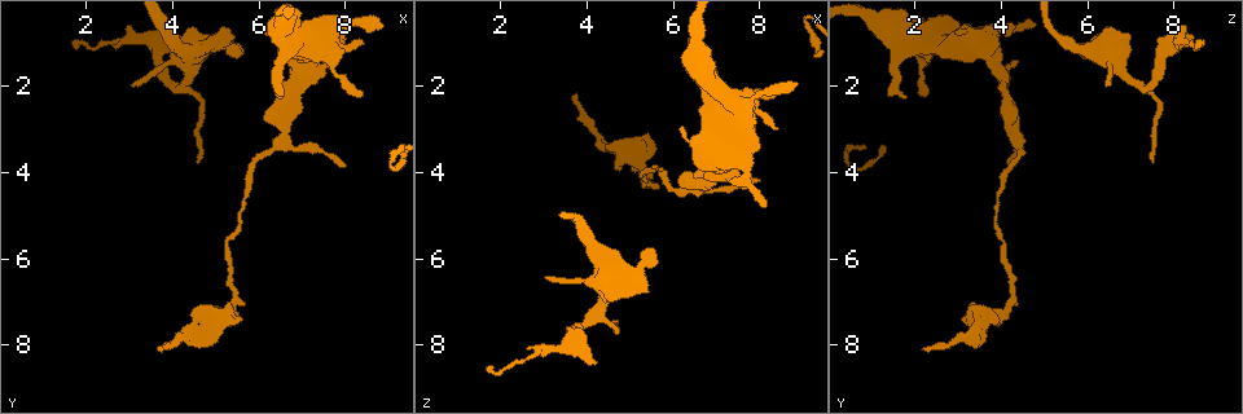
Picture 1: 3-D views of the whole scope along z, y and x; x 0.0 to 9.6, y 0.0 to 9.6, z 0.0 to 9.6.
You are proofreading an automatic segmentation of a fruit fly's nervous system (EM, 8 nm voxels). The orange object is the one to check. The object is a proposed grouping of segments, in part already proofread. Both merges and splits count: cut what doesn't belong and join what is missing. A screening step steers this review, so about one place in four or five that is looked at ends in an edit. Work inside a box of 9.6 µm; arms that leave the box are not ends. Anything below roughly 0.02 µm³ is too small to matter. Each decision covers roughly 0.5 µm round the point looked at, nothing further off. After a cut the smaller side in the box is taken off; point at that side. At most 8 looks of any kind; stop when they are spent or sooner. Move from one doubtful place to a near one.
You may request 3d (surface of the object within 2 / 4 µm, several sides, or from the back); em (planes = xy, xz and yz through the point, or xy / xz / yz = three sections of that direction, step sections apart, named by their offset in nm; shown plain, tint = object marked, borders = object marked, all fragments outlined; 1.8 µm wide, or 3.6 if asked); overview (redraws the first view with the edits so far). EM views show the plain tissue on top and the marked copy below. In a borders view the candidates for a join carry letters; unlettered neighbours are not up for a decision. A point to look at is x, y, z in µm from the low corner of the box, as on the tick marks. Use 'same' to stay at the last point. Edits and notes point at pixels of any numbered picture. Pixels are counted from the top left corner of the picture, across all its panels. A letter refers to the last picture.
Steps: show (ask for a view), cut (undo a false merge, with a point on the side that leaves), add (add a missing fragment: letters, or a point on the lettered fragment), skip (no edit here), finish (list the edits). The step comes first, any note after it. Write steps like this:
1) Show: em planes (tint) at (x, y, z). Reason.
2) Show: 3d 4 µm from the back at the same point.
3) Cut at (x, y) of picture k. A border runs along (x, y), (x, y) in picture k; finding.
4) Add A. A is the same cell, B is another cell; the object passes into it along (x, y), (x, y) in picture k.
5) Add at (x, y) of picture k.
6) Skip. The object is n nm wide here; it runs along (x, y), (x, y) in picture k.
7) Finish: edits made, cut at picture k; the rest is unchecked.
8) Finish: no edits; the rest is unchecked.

Show: 3d 4 µm at (3.80, 8.15, 2.15). An open end.

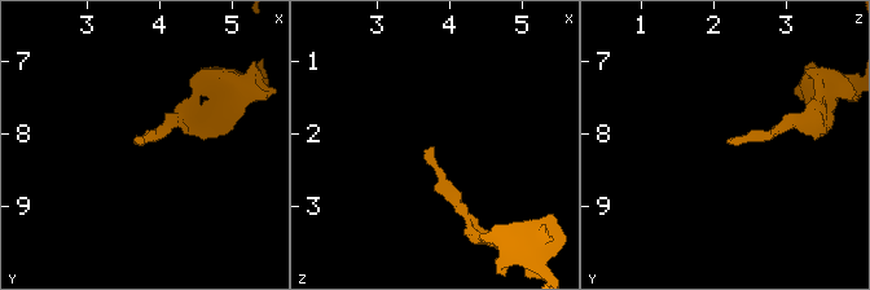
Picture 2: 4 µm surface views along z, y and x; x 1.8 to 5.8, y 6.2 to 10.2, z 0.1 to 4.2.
Show: em yz step 4 (borders) at (3.75, 8.15, 2.15).

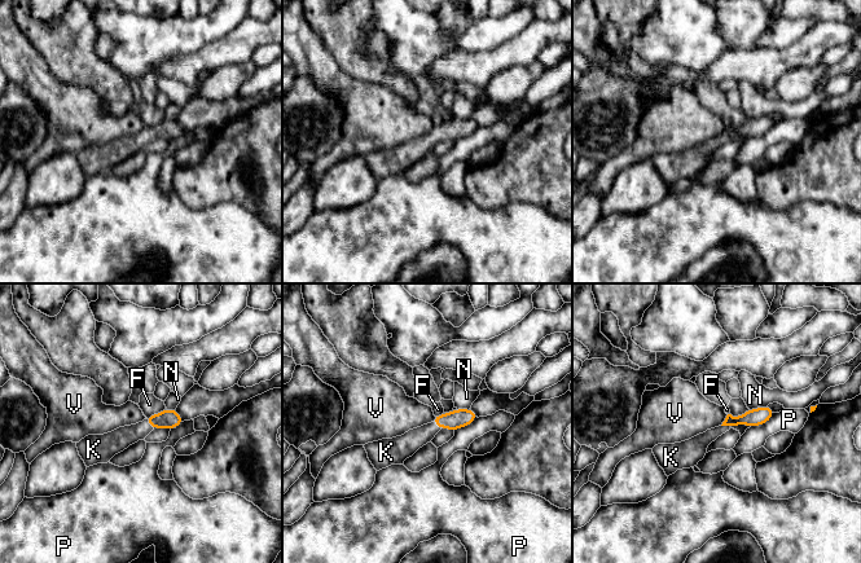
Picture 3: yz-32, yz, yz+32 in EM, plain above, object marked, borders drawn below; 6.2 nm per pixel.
Show: em planes (borders) at the same point.

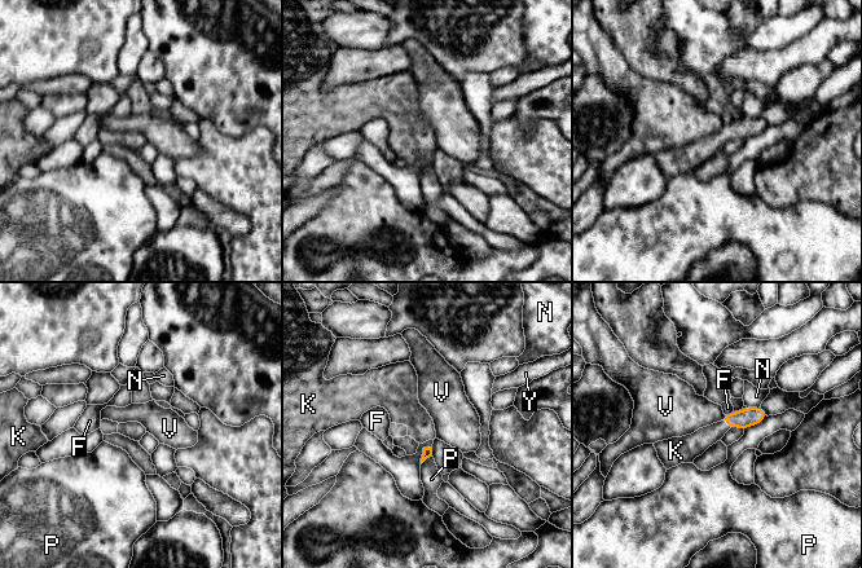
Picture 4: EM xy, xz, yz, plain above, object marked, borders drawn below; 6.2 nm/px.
Skip. The longest contact is with P, 170 nm; F, K, N, P, V and Y are other cells; a border runs along (721, 421), (730, 427) in picture 4; none of them fits.

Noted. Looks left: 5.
Show: em planes (borders) at (6.50, 2.25, 1.85). An open end.

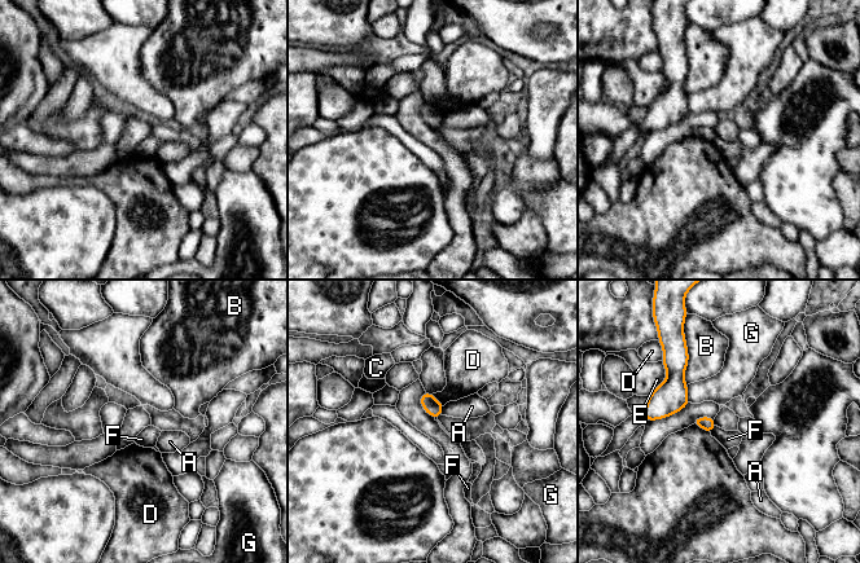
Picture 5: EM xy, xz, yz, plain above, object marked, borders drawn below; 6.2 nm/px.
Skip. A, B, C, D, E, F and G are other cells; a border runs along (716, 426), (710, 432) in picture 5; none of them fits.

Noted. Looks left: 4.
Show: em planes (borders) at (8.85, 0.60, 1.90). Branch stops here.

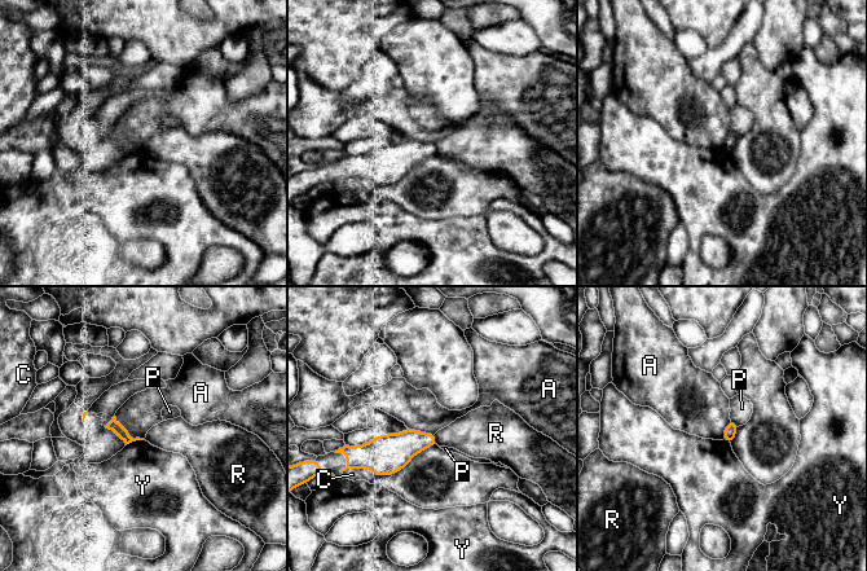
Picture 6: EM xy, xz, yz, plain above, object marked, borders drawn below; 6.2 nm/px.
Skip. A, C, P, R and Y are other cells; a border runs along (114, 416), (131, 436), (144, 439) in picture 6; no lettered fragment goes on from it.

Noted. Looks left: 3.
Finish: no edits; the rest is unchecked.

